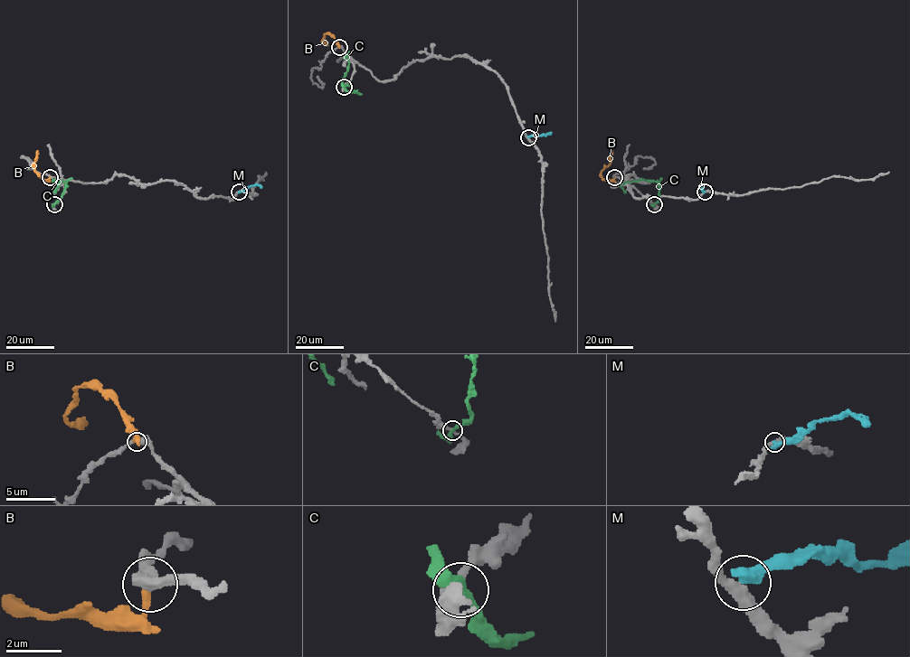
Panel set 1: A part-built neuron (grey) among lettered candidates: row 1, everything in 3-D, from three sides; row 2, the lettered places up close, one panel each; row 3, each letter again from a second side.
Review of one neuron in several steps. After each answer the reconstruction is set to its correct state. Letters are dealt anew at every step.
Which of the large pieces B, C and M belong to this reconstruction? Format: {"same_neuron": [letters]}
{"same_neuron": []}

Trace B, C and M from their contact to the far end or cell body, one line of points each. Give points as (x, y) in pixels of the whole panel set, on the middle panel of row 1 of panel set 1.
B: (338, 47), (334, 38), (325, 33), (322, 42), (327, 44)
C: (344, 87), (347, 91), (355, 91), (342, 80), (349, 64), (347, 51), (344, 59)
M: (528, 137), (552, 133)

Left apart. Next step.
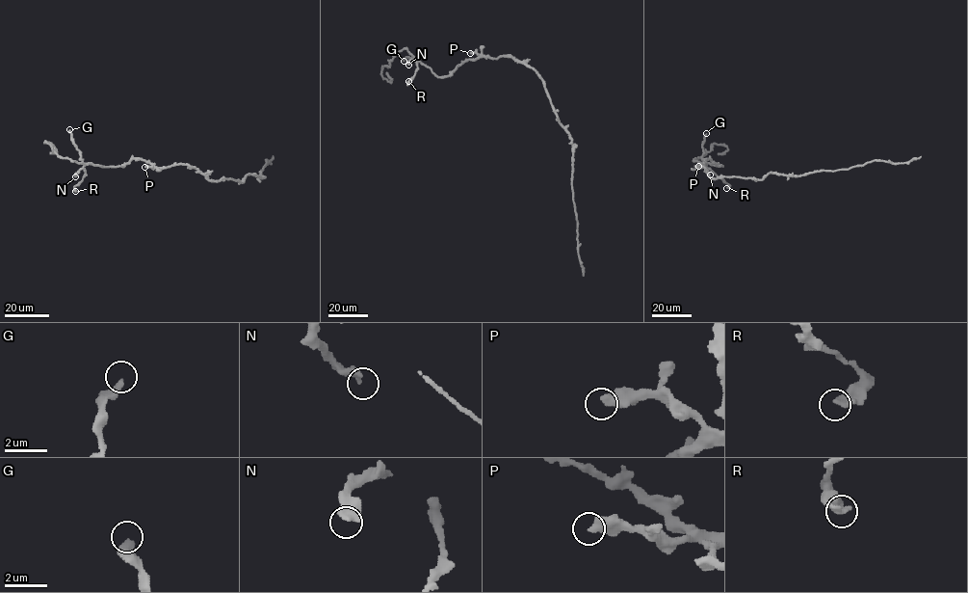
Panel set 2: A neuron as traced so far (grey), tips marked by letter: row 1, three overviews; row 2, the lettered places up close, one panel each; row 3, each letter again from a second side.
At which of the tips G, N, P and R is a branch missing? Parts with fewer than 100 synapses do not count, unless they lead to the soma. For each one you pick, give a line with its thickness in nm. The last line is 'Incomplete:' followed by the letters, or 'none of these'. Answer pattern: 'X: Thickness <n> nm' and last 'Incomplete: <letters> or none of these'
G: Thickness 360 nm
Incomplete: G

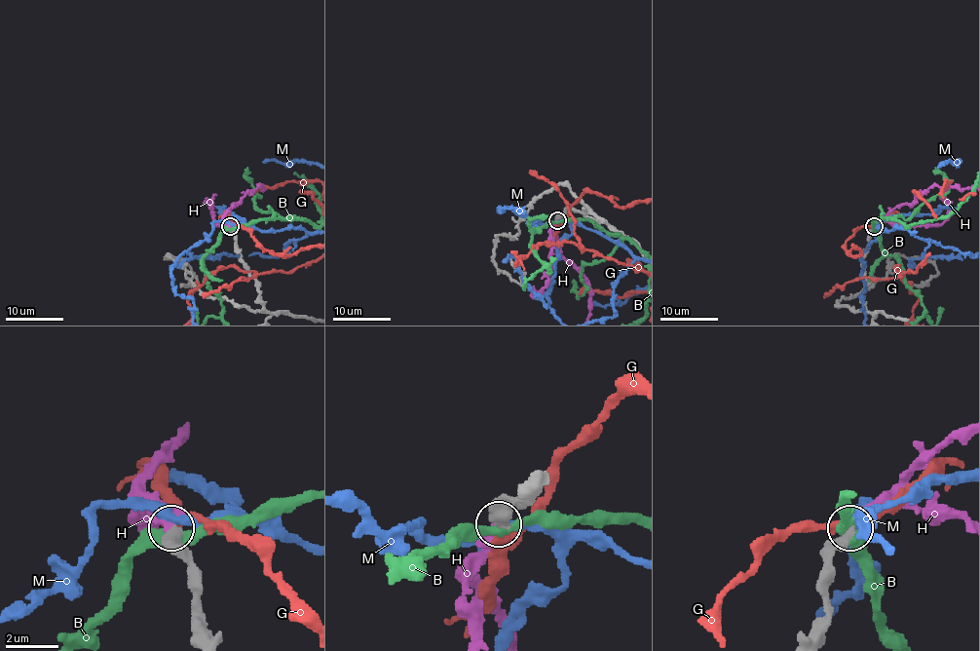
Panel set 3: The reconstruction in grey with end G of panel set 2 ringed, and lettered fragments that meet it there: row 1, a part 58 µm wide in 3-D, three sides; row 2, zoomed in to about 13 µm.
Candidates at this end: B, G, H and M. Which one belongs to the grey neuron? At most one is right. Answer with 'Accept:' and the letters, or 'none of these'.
Accept: H

